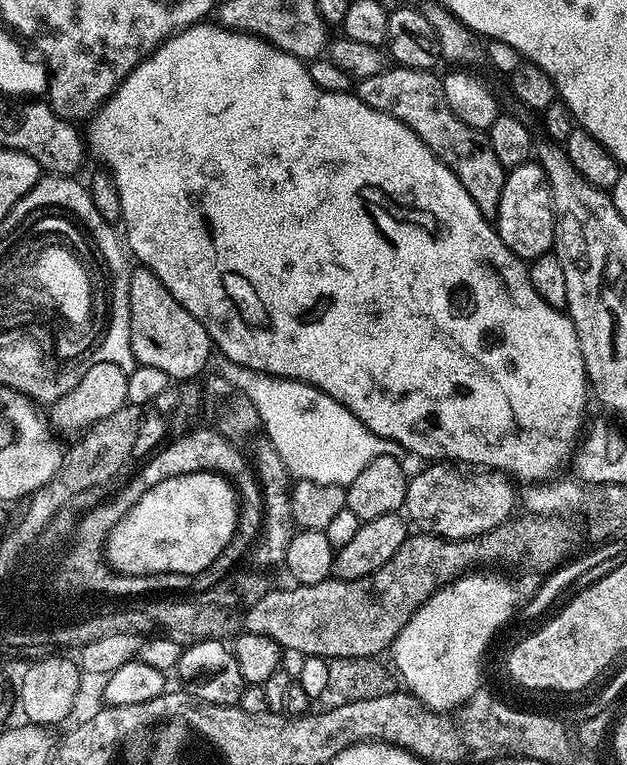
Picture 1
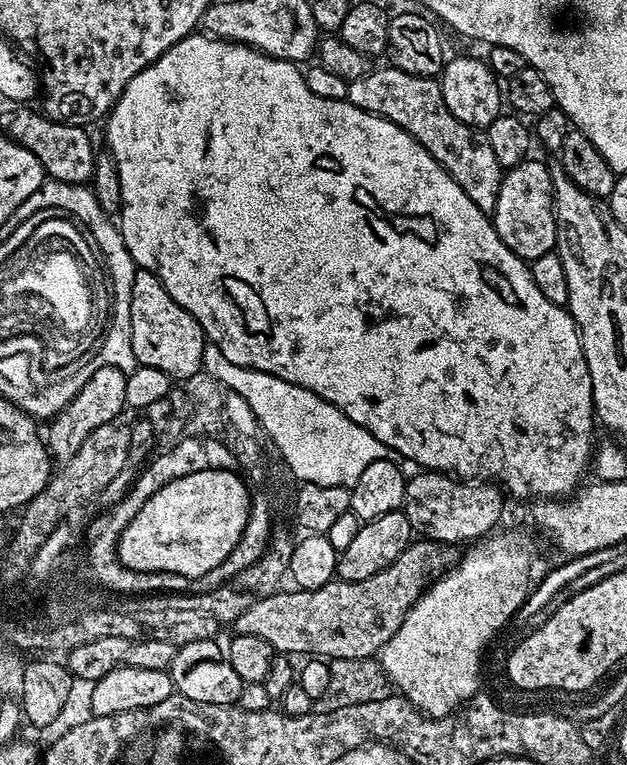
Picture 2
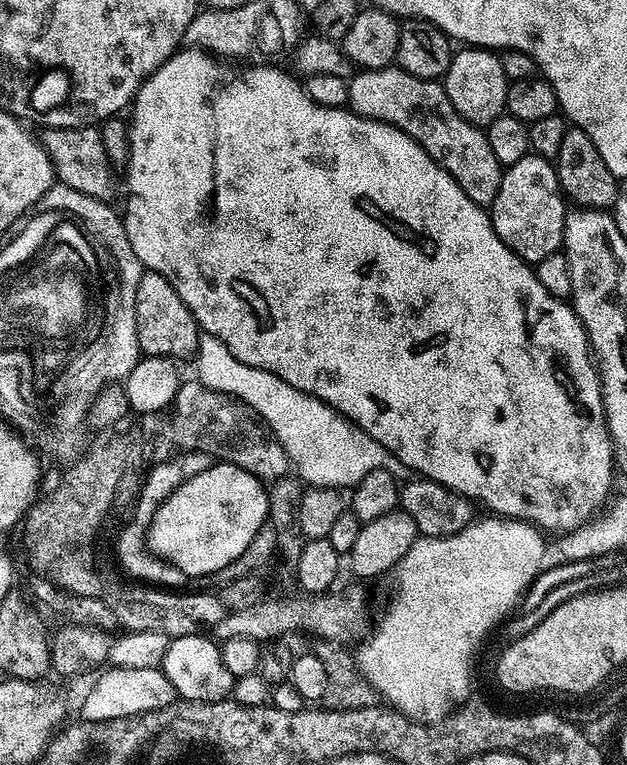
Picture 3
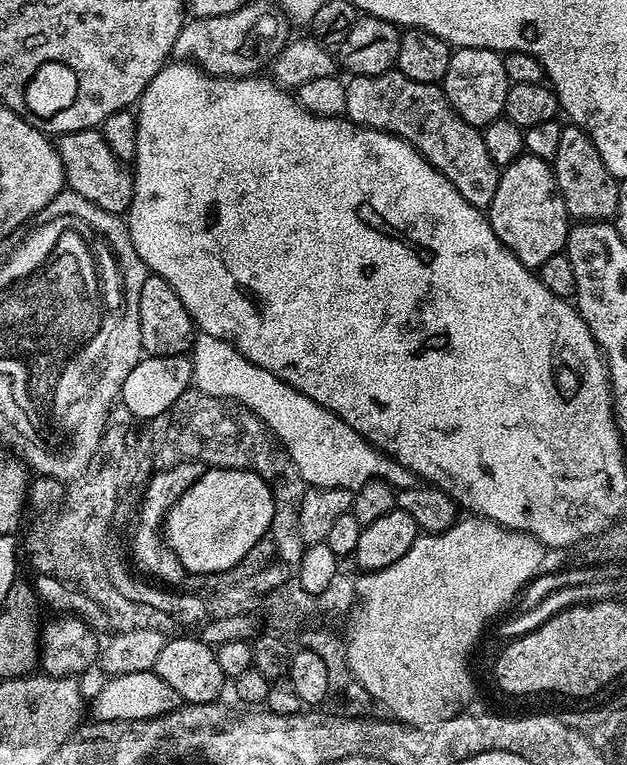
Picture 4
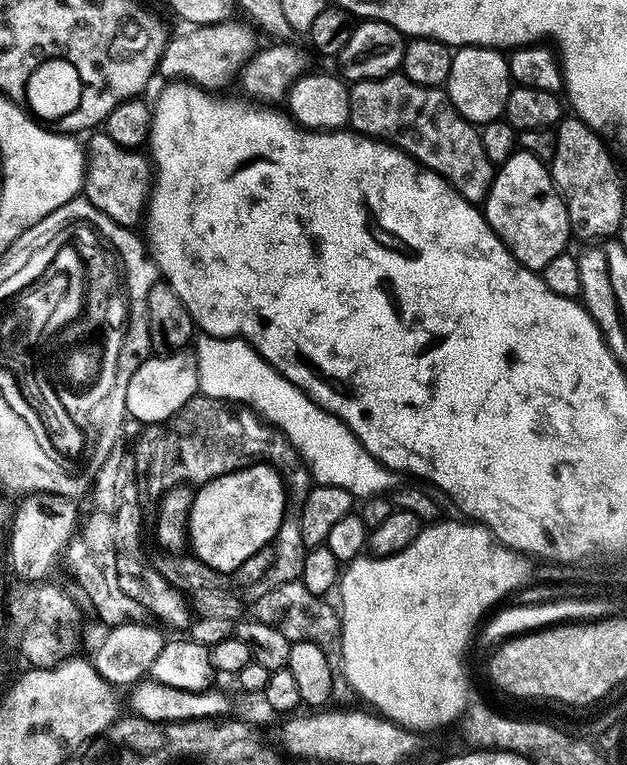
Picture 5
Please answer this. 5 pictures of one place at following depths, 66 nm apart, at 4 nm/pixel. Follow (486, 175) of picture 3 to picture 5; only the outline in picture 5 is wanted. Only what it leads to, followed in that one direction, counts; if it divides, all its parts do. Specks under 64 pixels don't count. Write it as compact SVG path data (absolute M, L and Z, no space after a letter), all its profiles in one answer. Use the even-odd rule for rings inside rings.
M393 74L377 80L355 81L348 89L348 98L350 118L347 127L351 131L399 148L401 152L412 157L421 168L428 168L431 172L438 173L451 188L462 194L462 198L477 206L483 205L492 185L494 165L490 162L490 158L486 158L486 150L482 150L482 138L477 125L471 124L469 120L462 118L462 114L458 114L443 87L418 86L403 74Z

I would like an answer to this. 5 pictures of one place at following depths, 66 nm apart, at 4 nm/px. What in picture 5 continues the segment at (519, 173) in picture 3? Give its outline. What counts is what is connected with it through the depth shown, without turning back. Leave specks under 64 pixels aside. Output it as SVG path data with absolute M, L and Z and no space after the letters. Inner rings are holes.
M517 150L495 169L482 211L496 237L524 268L542 269L569 247L568 236L573 231L564 200L552 180L549 165L534 158L534 154Z

